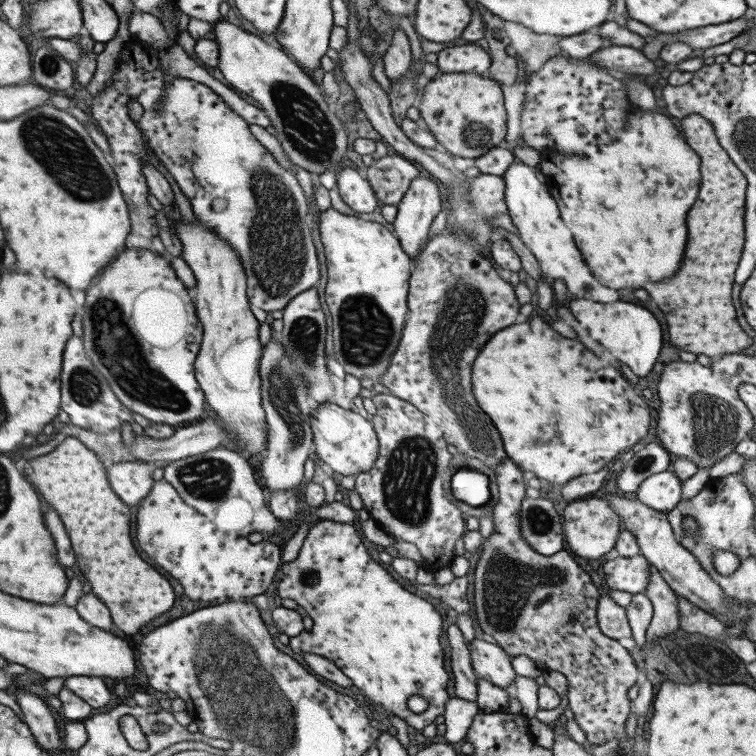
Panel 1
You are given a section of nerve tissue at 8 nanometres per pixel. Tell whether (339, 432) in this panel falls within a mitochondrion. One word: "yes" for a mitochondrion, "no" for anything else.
no

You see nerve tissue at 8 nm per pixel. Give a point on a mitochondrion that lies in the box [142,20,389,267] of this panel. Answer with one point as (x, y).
(309, 131)

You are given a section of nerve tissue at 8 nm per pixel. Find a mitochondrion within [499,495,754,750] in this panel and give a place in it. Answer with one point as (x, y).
(704, 657)

